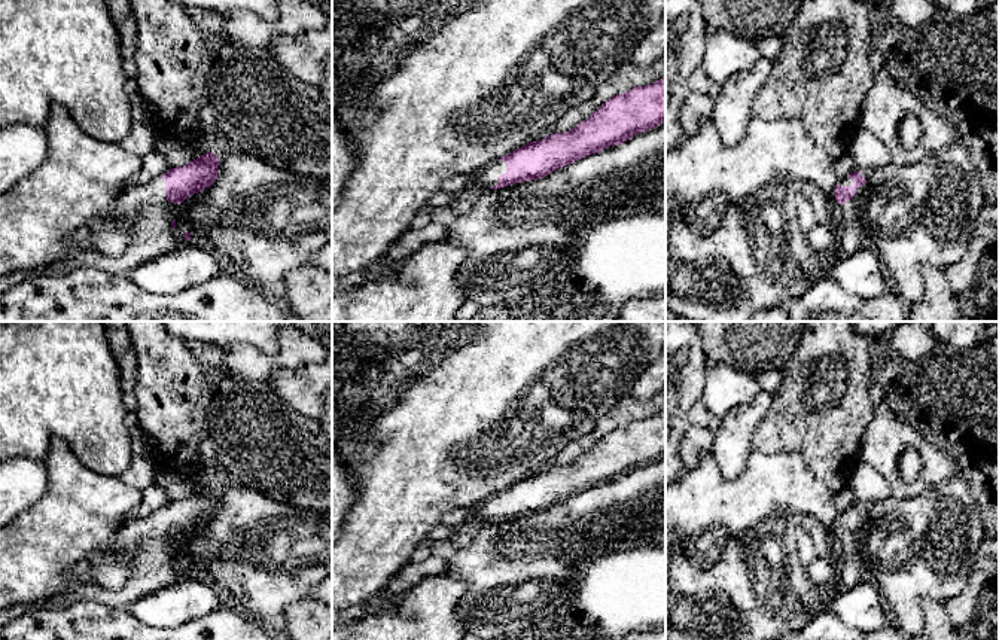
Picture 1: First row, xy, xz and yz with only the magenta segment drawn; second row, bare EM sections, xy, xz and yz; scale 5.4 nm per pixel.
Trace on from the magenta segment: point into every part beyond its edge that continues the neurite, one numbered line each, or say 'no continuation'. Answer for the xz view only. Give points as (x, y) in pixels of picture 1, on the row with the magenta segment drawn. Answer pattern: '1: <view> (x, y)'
1: xz (489, 176)

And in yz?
1: yz (852, 240)

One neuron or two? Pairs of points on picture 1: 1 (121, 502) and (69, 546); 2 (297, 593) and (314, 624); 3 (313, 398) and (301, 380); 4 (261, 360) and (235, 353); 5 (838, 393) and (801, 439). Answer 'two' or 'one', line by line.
1: one
2: two
3: one
4: one
5: one

